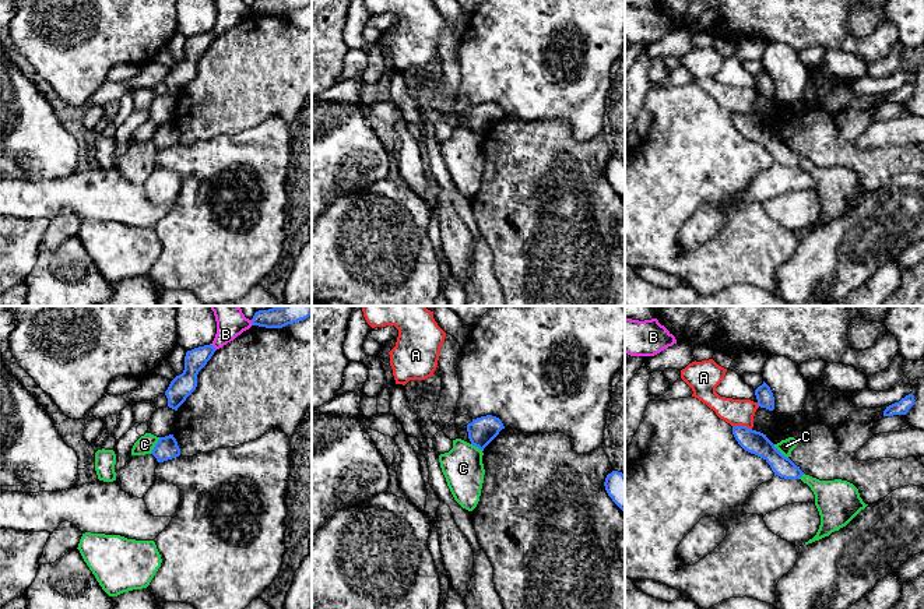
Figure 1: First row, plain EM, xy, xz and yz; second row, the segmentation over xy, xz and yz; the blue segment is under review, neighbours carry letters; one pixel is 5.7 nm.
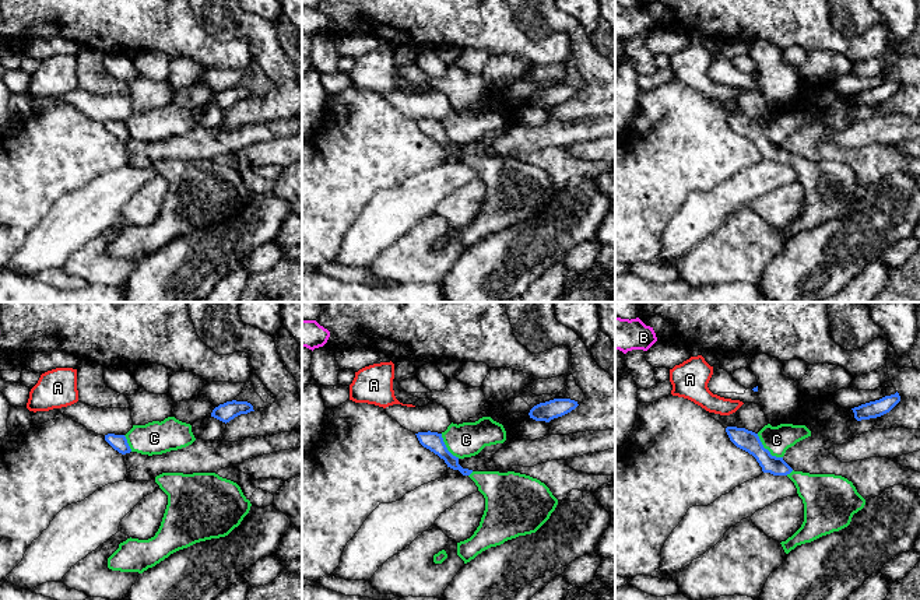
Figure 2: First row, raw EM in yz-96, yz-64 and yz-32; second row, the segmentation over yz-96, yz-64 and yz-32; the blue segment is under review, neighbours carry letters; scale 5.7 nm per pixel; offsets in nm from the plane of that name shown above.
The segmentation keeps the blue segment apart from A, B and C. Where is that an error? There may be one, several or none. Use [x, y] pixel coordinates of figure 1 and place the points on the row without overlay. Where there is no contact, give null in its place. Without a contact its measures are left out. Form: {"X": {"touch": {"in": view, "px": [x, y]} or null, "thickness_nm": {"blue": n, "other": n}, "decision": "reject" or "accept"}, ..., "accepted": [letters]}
{"A": {"touch": {"in": "yz", "px": [742, 113]}, "thickness_nm": {"blue": 130, "other": 160}, "decision": "reject"}, "B": {"touch": {"in": "xy", "px": [213, 34]}, "thickness_nm": {"blue": 120, "other": 150}, "decision": "reject"}, "C": {"touch": {"in": "xy", "px": [155, 133]}, "thickness_nm": {"blue": 130, "other": 100}, "decision": "accept"}, "accepted": ["C"]}

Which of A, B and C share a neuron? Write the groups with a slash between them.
A / B / C

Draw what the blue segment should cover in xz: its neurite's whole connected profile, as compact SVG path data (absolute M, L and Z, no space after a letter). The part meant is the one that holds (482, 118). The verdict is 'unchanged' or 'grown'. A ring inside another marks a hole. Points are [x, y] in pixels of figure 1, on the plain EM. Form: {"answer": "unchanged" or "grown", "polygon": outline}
{"answer": "grown", "polygon": "M486 102L467 112L470 129L453 127L453 135L439 142L442 159L454 187L472 198L481 183L484 170L484 135L505 116L502 108Z"}

